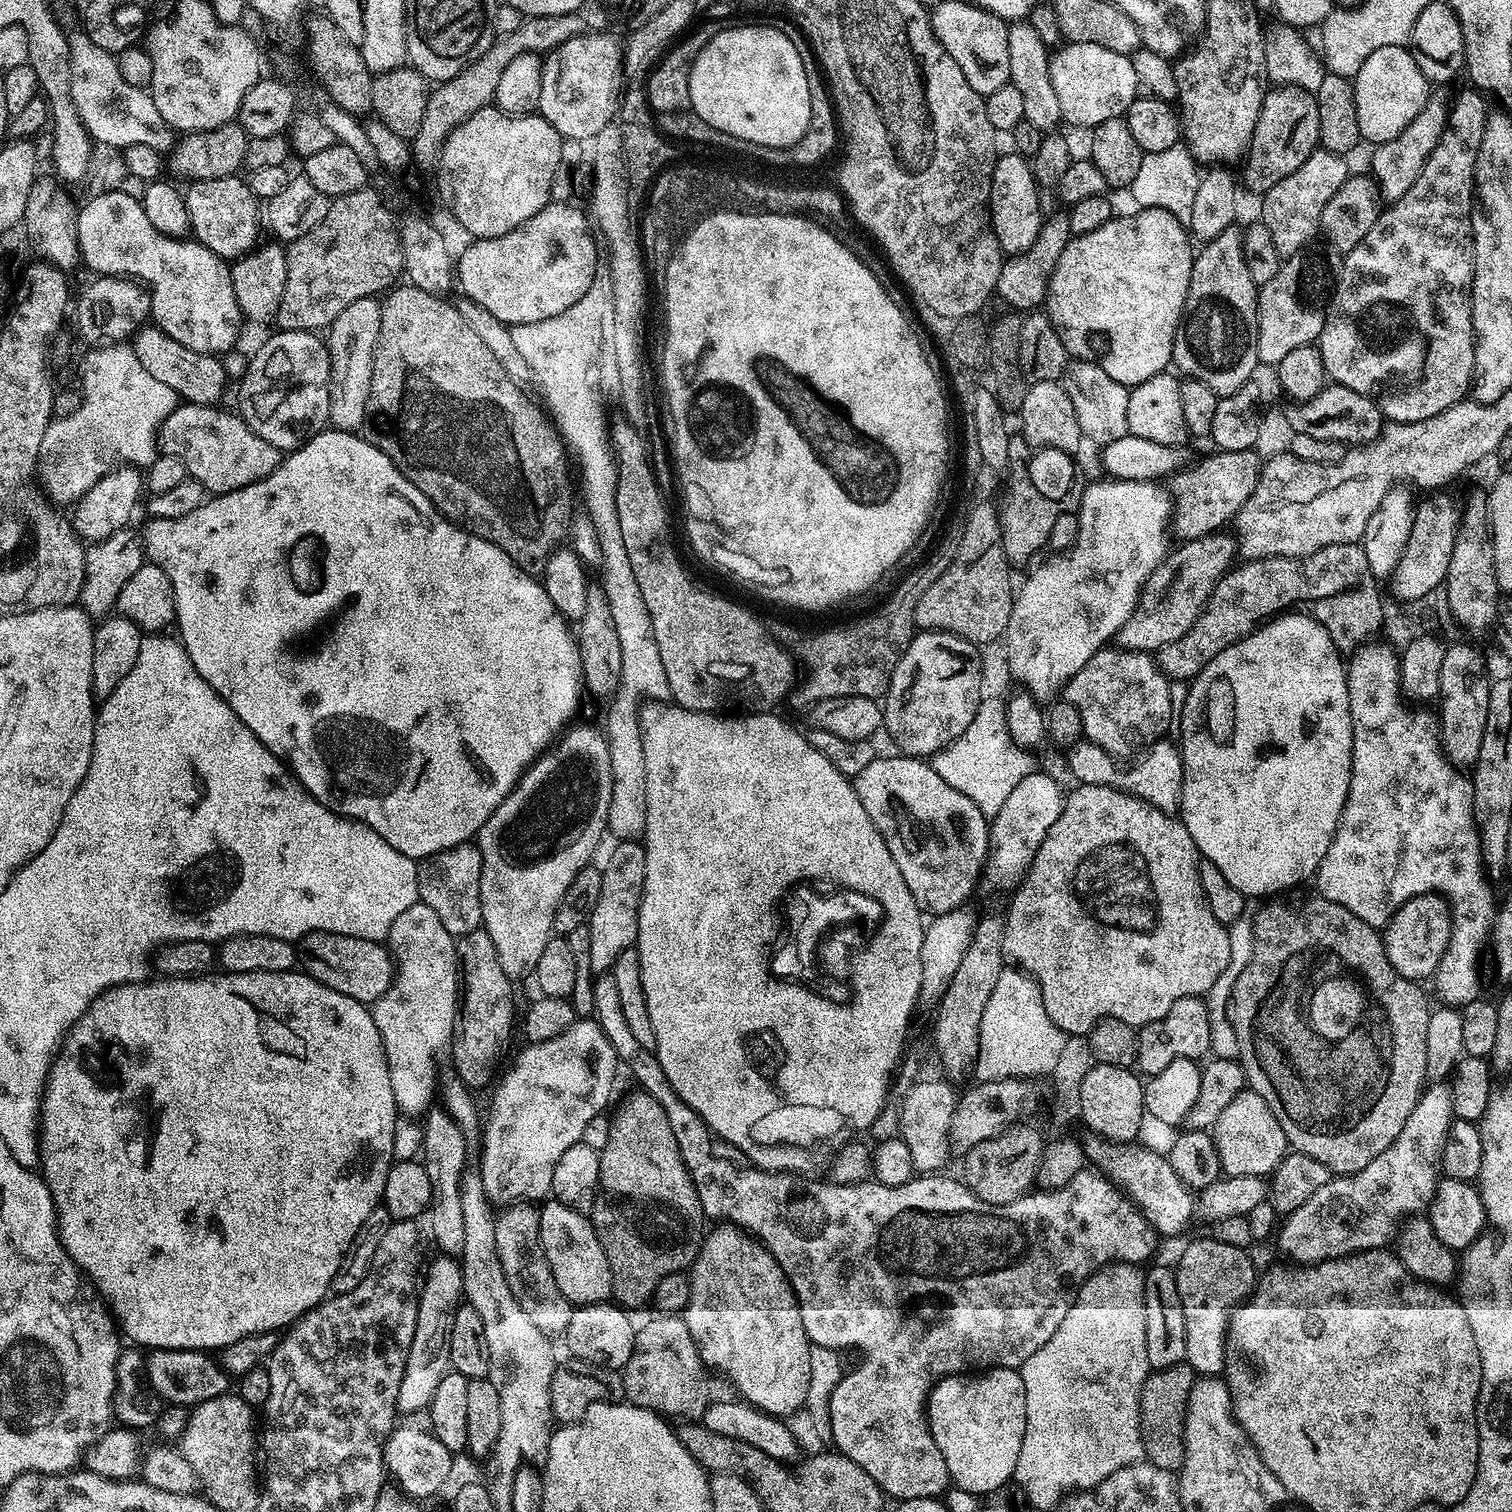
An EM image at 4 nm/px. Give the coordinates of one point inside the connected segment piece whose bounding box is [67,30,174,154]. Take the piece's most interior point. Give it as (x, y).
(116, 114)

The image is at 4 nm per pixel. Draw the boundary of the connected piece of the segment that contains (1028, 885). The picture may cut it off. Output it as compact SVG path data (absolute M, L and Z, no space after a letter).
M1081 784L1073 789L1072 793L1067 793L1064 808L1058 814L1058 822L1054 822L1046 838L1042 838L1042 846L1038 846L1034 862L1011 893L1012 901L1009 902L1008 912L1004 916L1004 954L1015 967L1029 973L1042 990L1042 1002L1054 1026L1061 1028L1069 1037L1084 1038L1096 1023L1107 1016L1139 1026L1162 1018L1166 1010L1170 1010L1170 1006L1178 1002L1178 998L1203 997L1214 986L1214 982L1218 982L1222 970L1226 970L1226 962L1230 962L1230 938L1226 925L1218 922L1214 914L1210 914L1210 906L1206 902L1206 894L1200 881L1202 857L1183 820L1173 813L1158 810L1153 804L1147 804L1137 796L1129 796L1119 788Z

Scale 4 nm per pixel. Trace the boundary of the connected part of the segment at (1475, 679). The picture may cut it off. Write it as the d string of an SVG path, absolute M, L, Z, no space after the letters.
M1451 644L1444 649L1442 670L1438 674L1440 695L1438 720L1440 747L1457 766L1475 765L1478 750L1482 750L1482 734L1486 734L1486 710L1490 710L1490 675L1484 656L1472 644Z

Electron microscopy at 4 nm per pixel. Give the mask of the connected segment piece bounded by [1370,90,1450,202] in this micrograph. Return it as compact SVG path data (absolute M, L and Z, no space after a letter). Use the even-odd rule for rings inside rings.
M1444 90L1433 91L1428 97L1426 106L1418 110L1418 118L1414 118L1414 122L1410 122L1410 126L1406 126L1406 130L1402 130L1398 138L1385 144L1377 144L1371 149L1372 169L1370 172L1385 201L1391 202L1402 198L1402 194L1406 194L1406 190L1410 190L1410 186L1418 182L1418 174L1422 174L1430 154L1434 154L1434 146L1438 146L1446 130L1449 109L1450 96L1448 98Z

